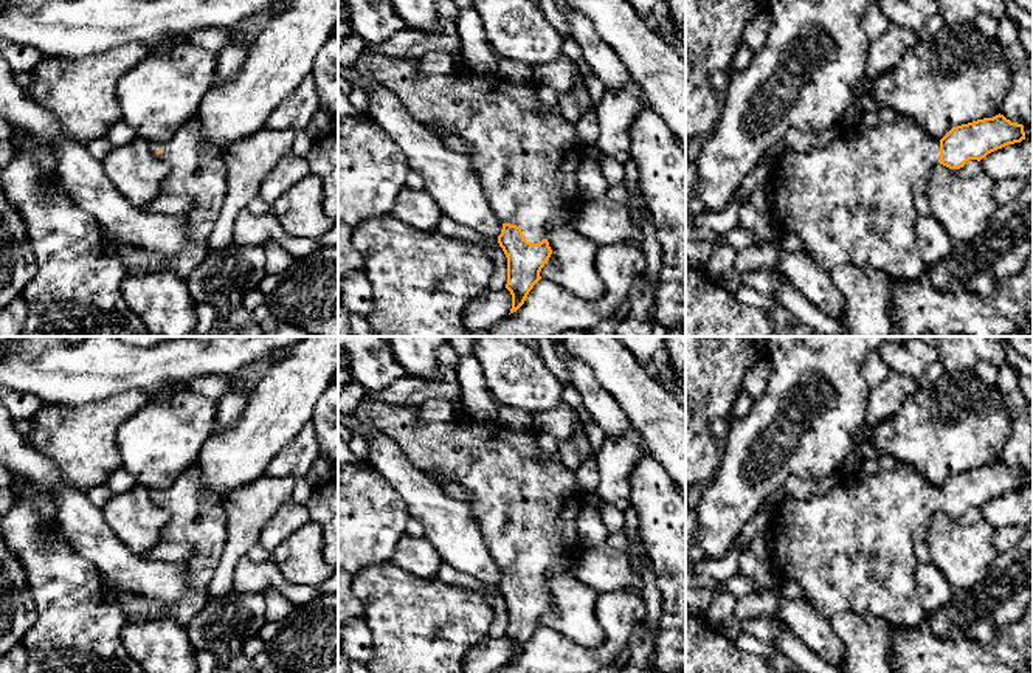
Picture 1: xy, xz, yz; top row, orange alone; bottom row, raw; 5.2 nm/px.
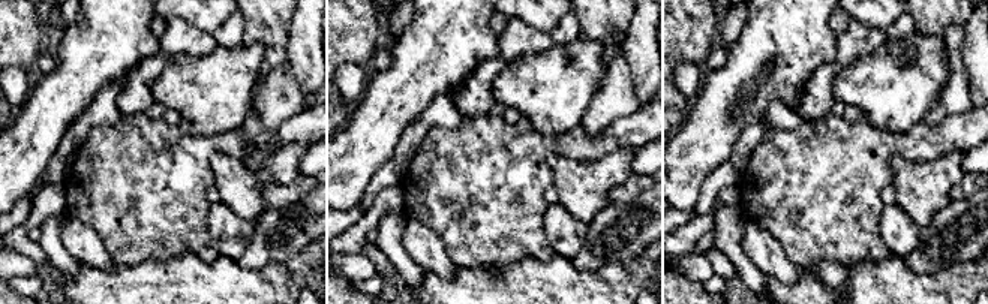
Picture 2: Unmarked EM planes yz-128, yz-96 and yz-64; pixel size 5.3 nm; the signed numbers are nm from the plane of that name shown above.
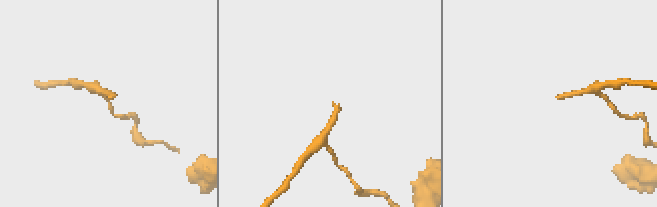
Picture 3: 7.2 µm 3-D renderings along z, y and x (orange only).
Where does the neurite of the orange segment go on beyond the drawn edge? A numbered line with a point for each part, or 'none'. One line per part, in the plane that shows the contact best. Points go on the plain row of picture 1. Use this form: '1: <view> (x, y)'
1: xz (526, 510)

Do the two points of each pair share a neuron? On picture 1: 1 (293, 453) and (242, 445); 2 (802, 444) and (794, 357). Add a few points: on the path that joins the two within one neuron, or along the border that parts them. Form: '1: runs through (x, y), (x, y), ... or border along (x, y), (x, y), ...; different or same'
1: border along (304, 425), (269, 462), (264, 473); different
2: runs through (790, 422), (787, 403), (794, 379); same

